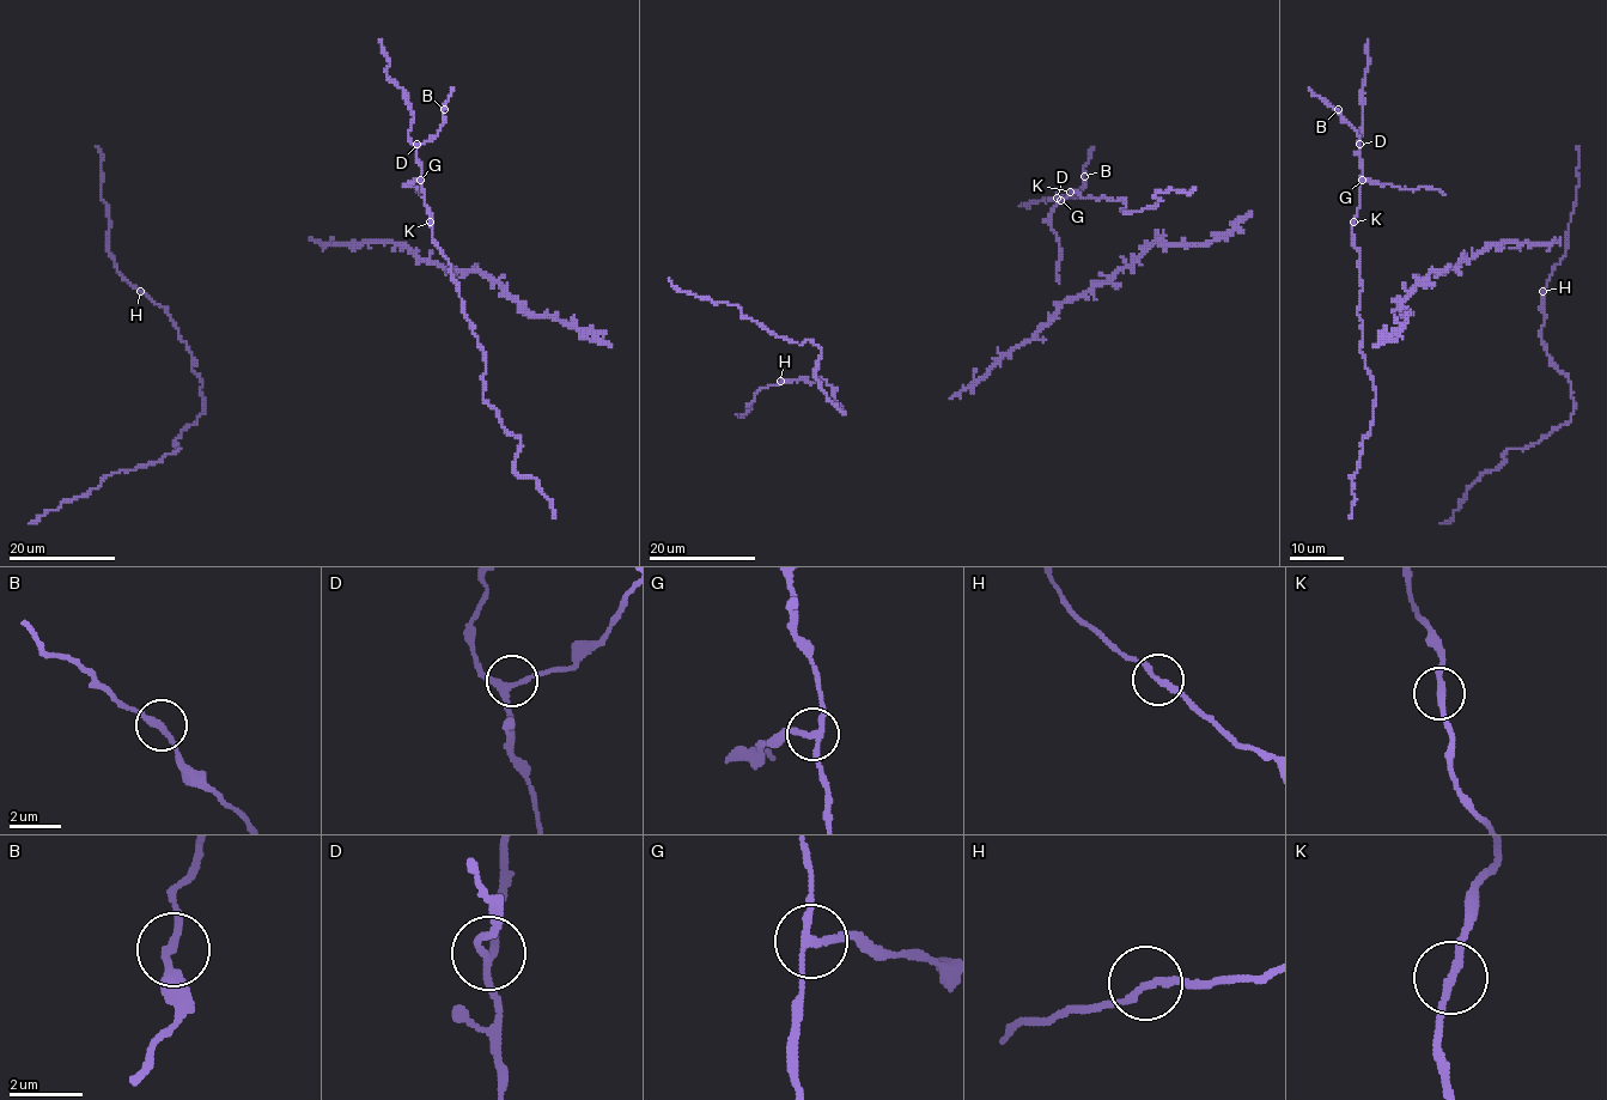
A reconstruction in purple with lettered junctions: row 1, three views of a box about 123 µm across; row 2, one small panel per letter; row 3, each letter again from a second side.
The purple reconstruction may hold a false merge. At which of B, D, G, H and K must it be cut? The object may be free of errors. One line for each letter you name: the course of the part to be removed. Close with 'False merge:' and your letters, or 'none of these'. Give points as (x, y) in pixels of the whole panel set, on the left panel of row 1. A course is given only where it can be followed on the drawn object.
G: (421, 181), (411, 183), (419, 187), (419, 195)
False merge: G

